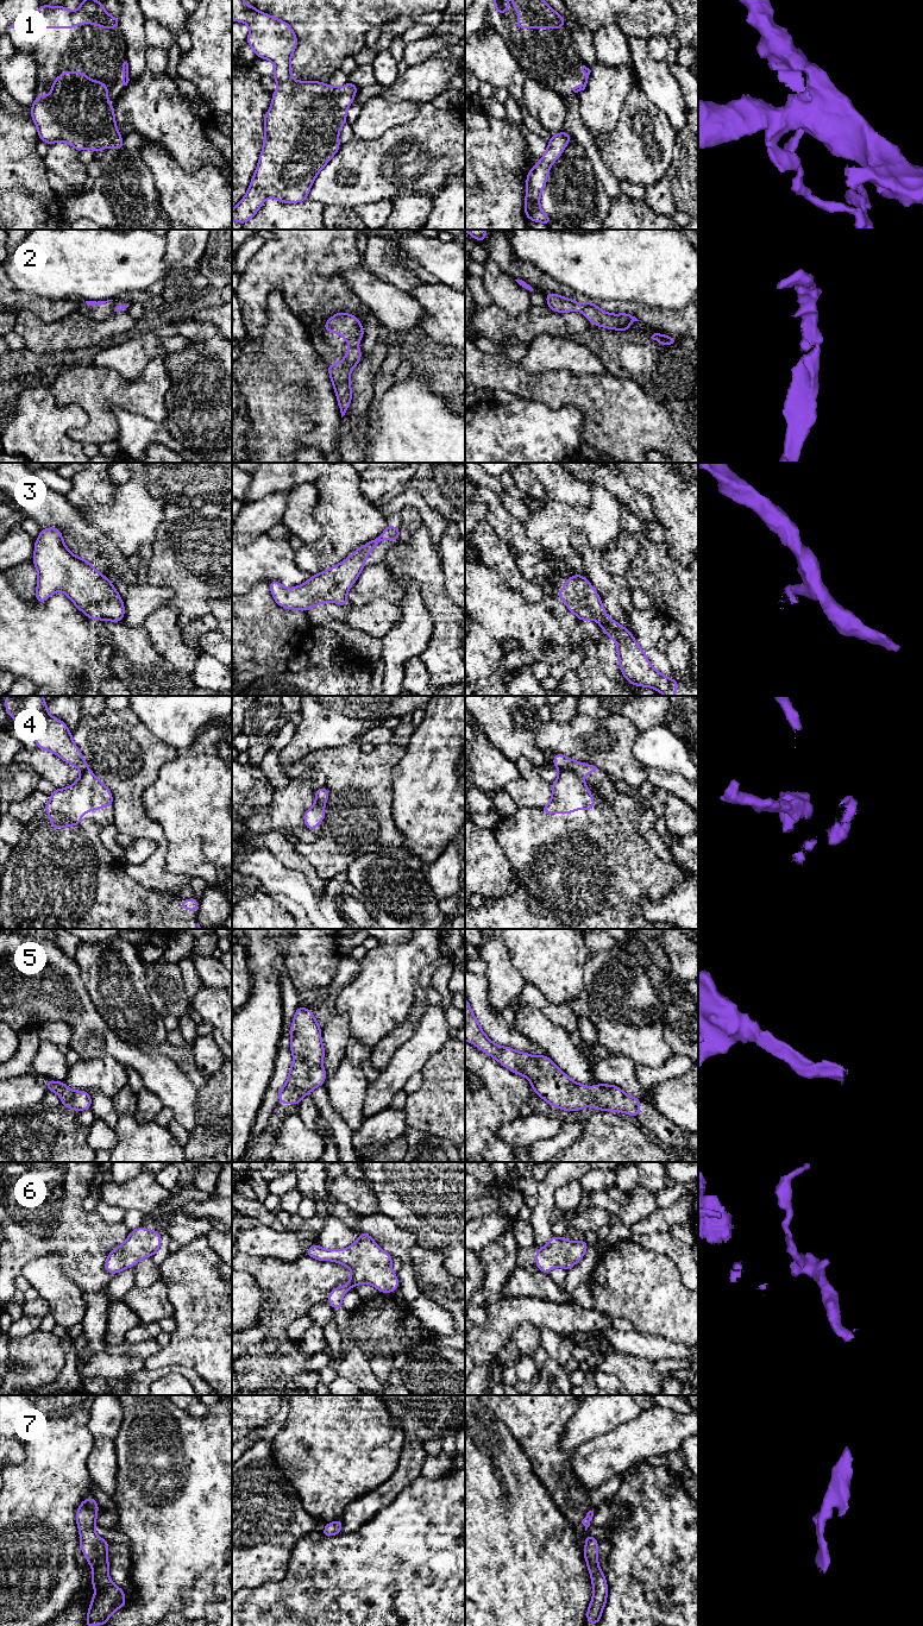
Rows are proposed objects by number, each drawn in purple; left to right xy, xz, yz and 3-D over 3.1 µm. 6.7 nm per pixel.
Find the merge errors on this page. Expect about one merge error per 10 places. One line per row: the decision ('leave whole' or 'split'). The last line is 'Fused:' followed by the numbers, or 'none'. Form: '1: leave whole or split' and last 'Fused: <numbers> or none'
1: leave whole
2: leave whole
3: leave whole
4: leave whole
5: leave whole
6: leave whole
7: leave whole
Fused: none

